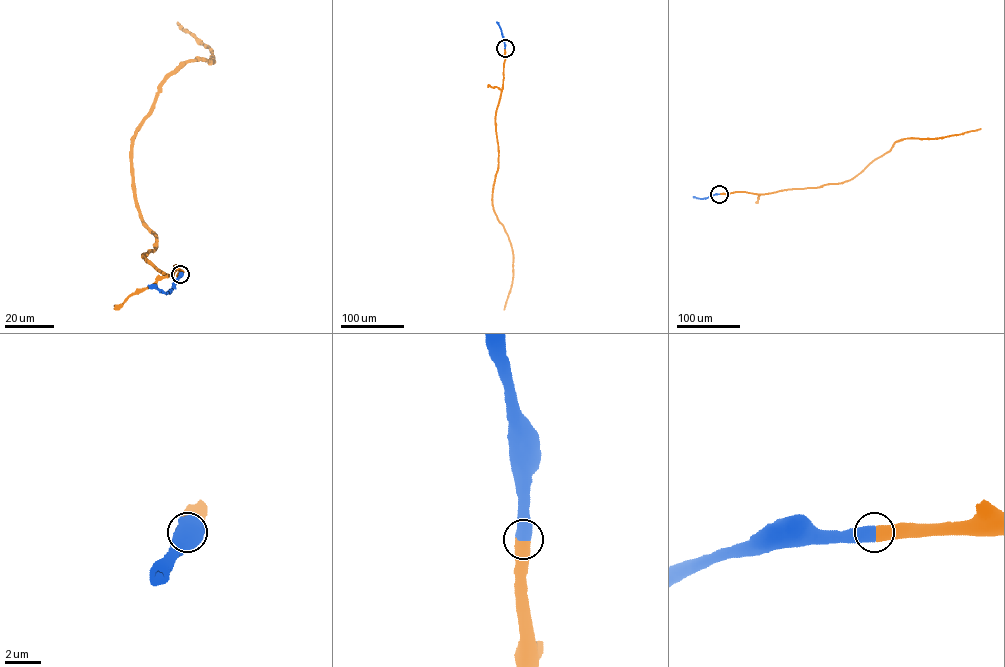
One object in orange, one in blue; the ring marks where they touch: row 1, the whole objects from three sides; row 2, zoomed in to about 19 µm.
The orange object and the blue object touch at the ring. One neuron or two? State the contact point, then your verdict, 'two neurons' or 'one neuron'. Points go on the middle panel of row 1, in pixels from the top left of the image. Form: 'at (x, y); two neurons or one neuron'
at (505, 48); one neuron

